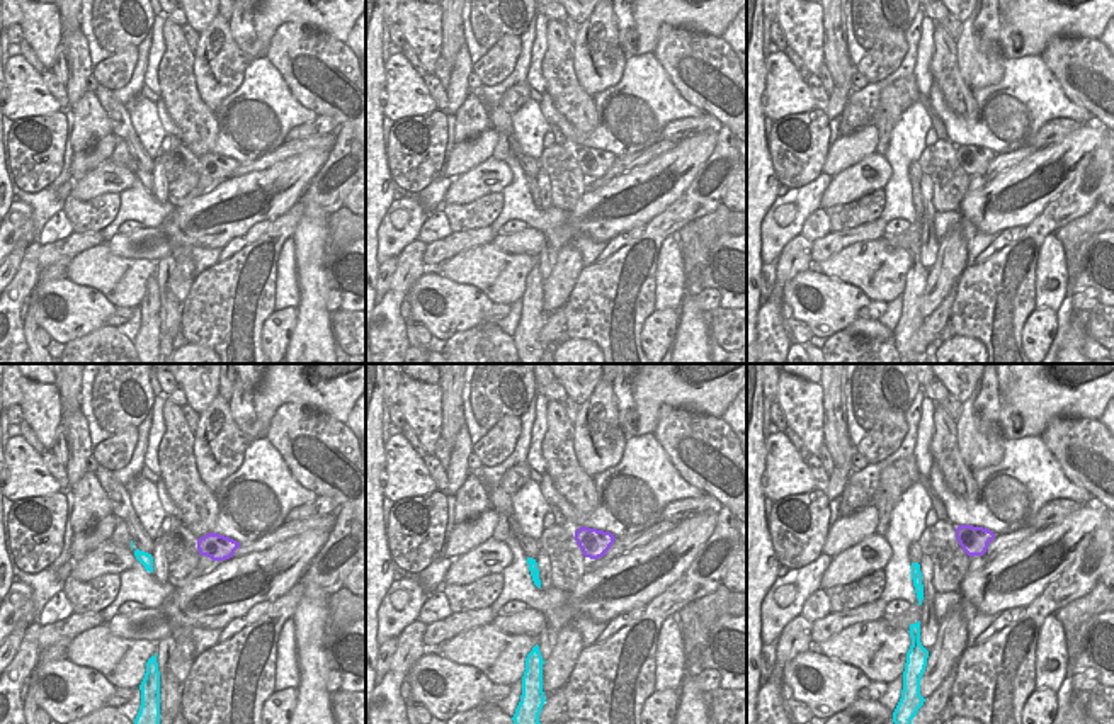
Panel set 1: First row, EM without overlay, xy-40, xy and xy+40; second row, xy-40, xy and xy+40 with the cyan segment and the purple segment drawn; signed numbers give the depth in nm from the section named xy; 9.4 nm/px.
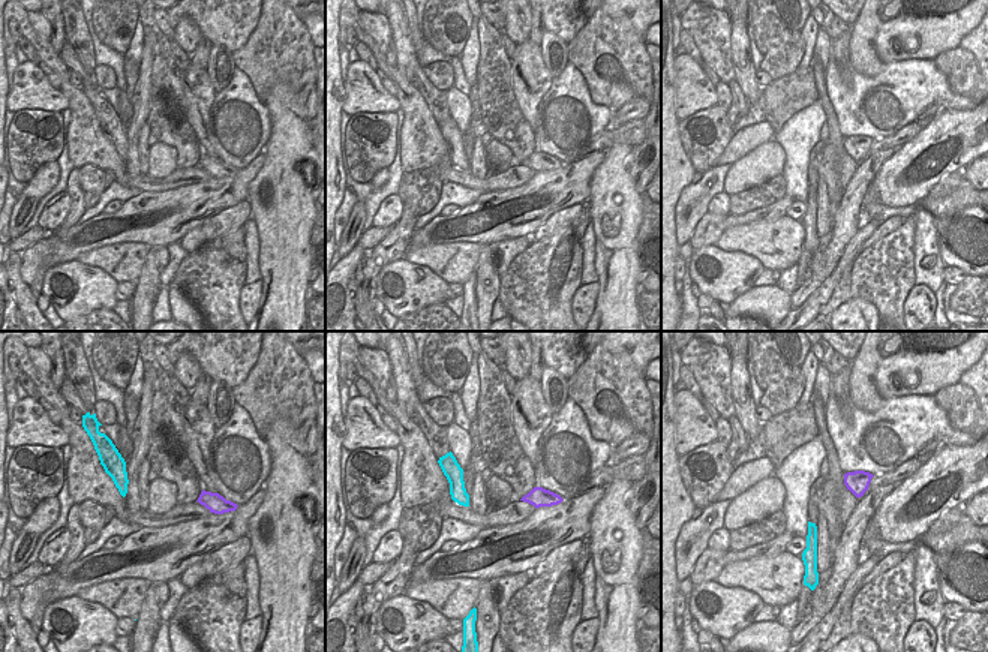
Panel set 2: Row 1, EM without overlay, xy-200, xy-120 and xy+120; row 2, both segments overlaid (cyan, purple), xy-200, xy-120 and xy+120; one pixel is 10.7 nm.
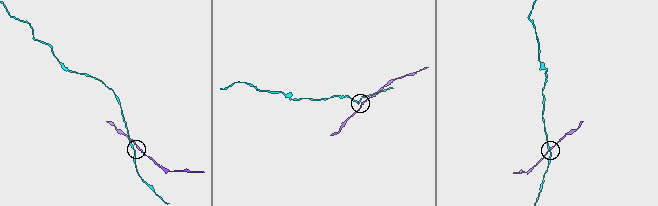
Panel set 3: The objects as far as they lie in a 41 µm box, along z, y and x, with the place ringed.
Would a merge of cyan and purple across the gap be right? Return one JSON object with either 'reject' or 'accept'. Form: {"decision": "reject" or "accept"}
{"decision": "accept"}

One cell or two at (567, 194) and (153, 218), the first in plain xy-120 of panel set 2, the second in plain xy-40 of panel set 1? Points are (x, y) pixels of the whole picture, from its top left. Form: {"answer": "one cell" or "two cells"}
{"answer": "two cells"}

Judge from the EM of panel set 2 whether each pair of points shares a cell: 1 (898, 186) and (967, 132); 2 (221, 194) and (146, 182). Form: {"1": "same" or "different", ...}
{"1": "same", "2": "different"}

